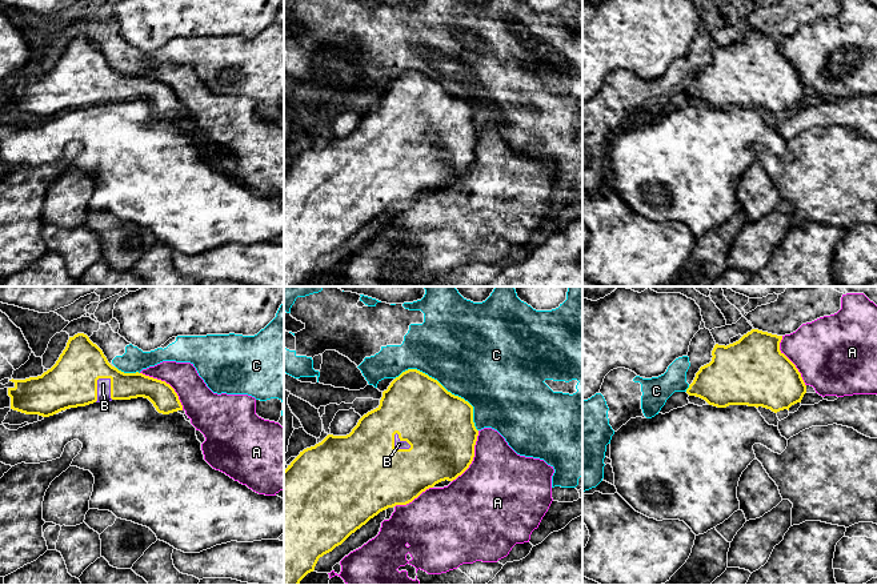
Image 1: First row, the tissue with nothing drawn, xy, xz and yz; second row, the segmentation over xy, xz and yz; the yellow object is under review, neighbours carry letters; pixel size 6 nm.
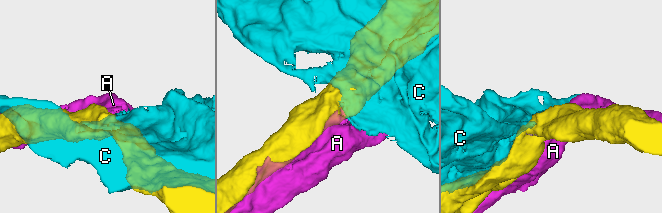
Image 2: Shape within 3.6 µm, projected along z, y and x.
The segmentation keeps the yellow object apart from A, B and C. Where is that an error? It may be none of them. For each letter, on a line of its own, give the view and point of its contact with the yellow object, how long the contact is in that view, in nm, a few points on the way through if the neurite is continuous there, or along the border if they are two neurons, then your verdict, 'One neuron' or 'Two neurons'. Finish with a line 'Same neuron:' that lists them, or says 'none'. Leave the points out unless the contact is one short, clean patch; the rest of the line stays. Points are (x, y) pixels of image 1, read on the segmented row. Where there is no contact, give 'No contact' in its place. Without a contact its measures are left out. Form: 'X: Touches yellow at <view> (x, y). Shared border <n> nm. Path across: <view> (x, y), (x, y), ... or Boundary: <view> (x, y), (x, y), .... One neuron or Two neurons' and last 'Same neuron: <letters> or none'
A: Touches yellow at xy (165, 383). Shared border 340 nm. Two neurons
B: Touches yellow at xy (96, 385). Shared border 180 nm. One neuron
C: Touches yellow at xz (444, 388). Shared border 600 nm. Two neurons
Same neuron: B

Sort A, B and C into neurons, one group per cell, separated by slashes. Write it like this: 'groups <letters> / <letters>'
groups A / B / C

